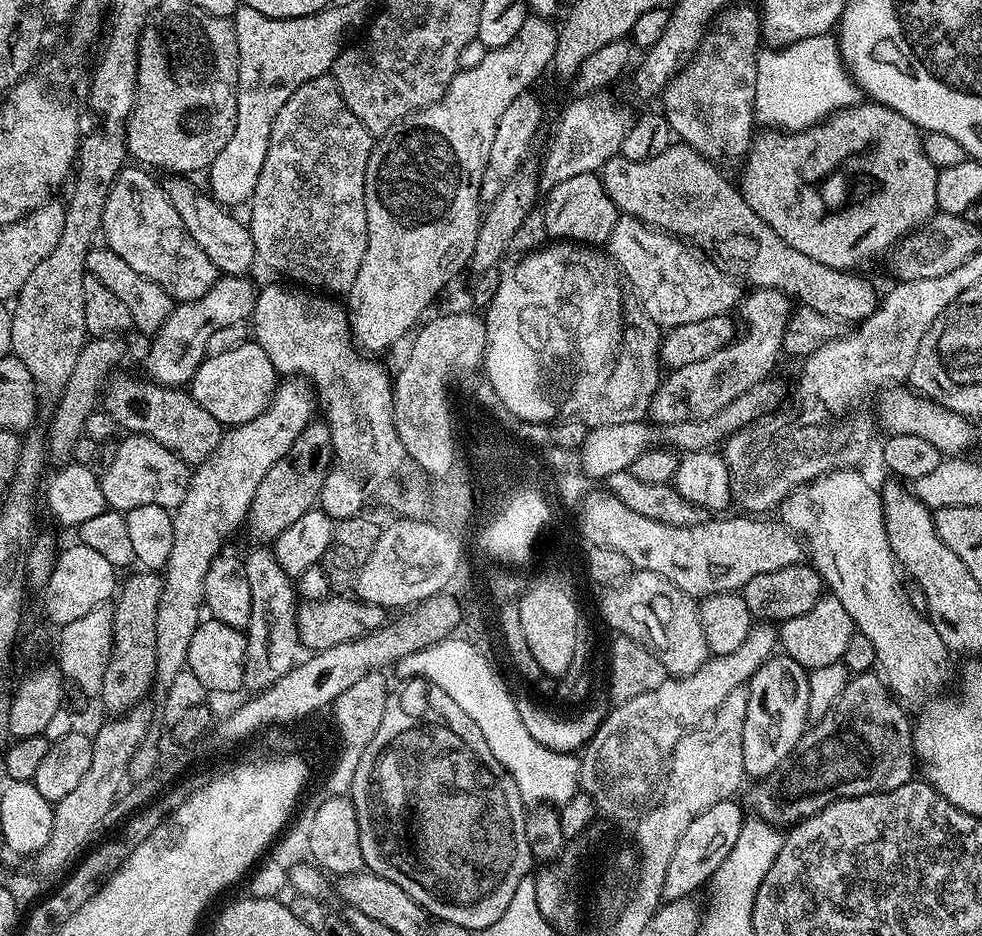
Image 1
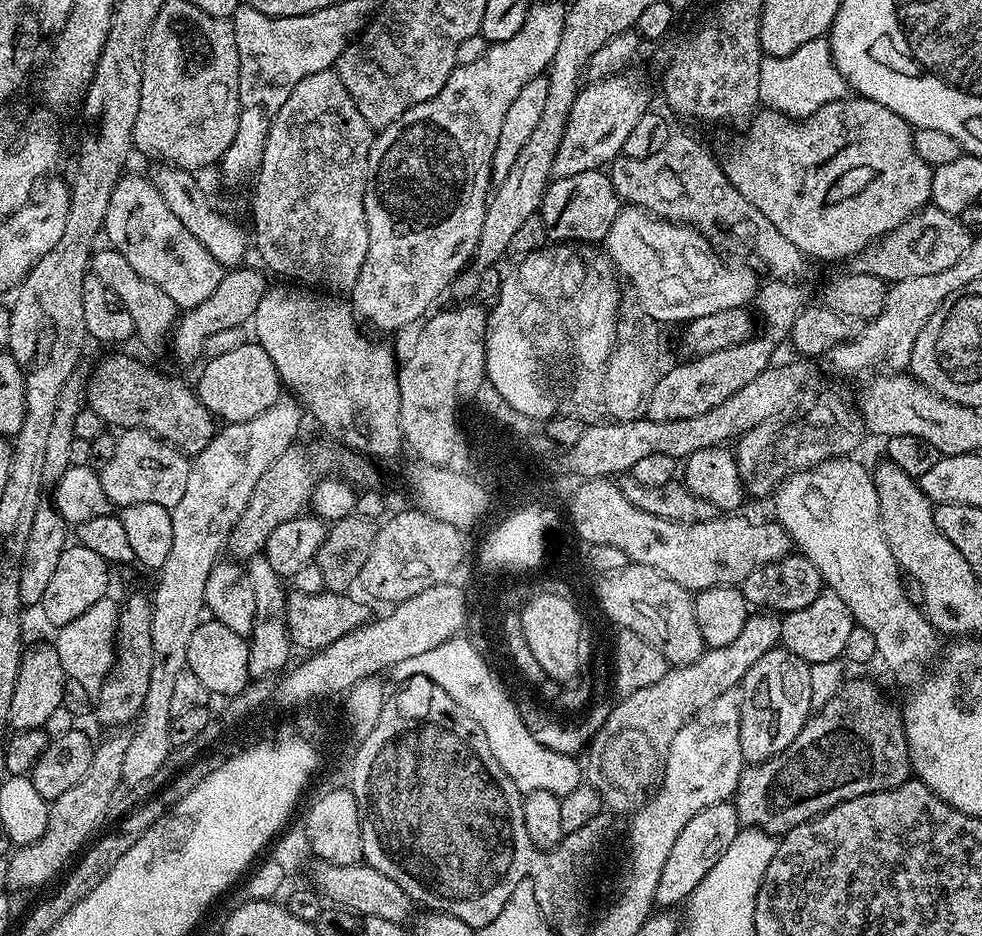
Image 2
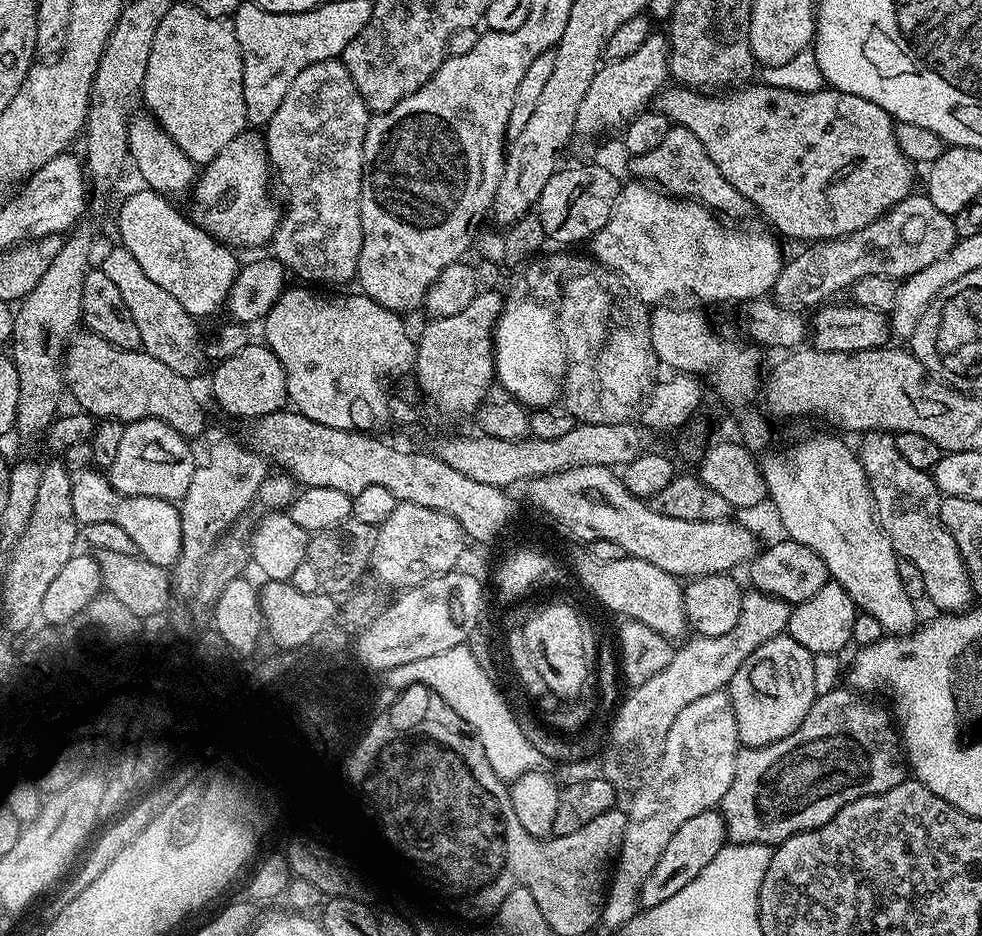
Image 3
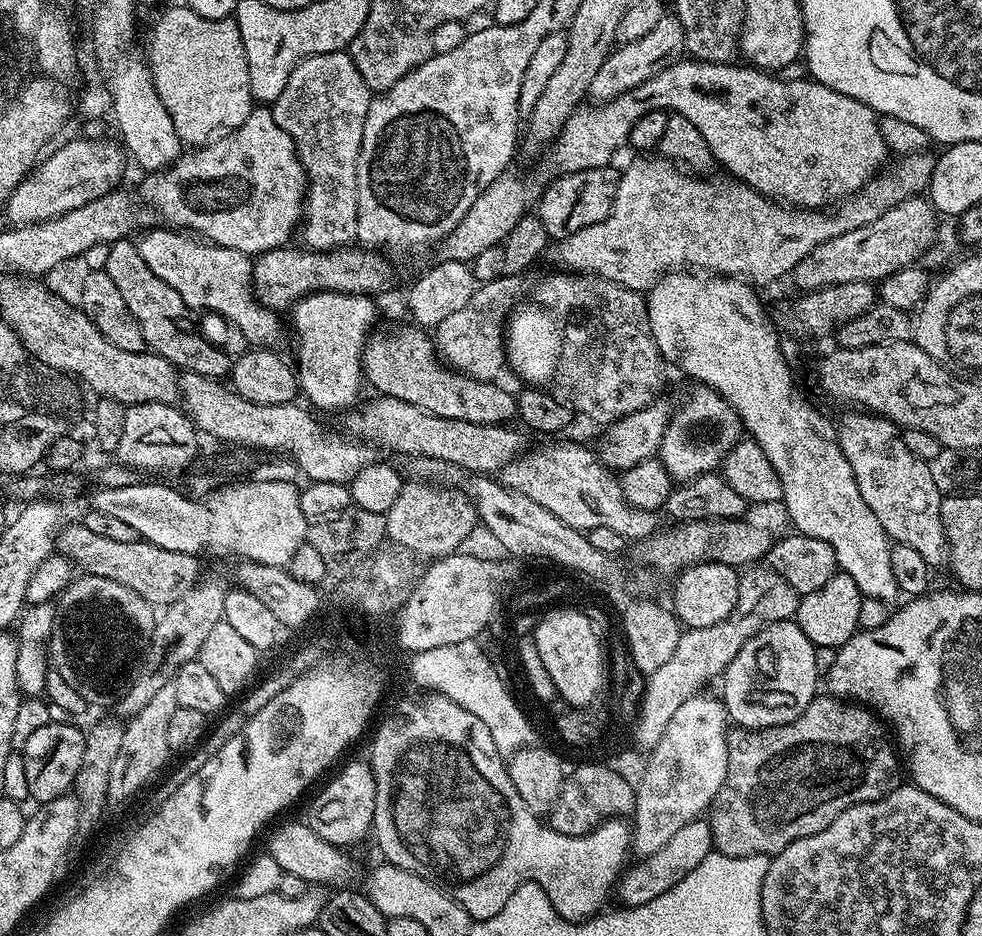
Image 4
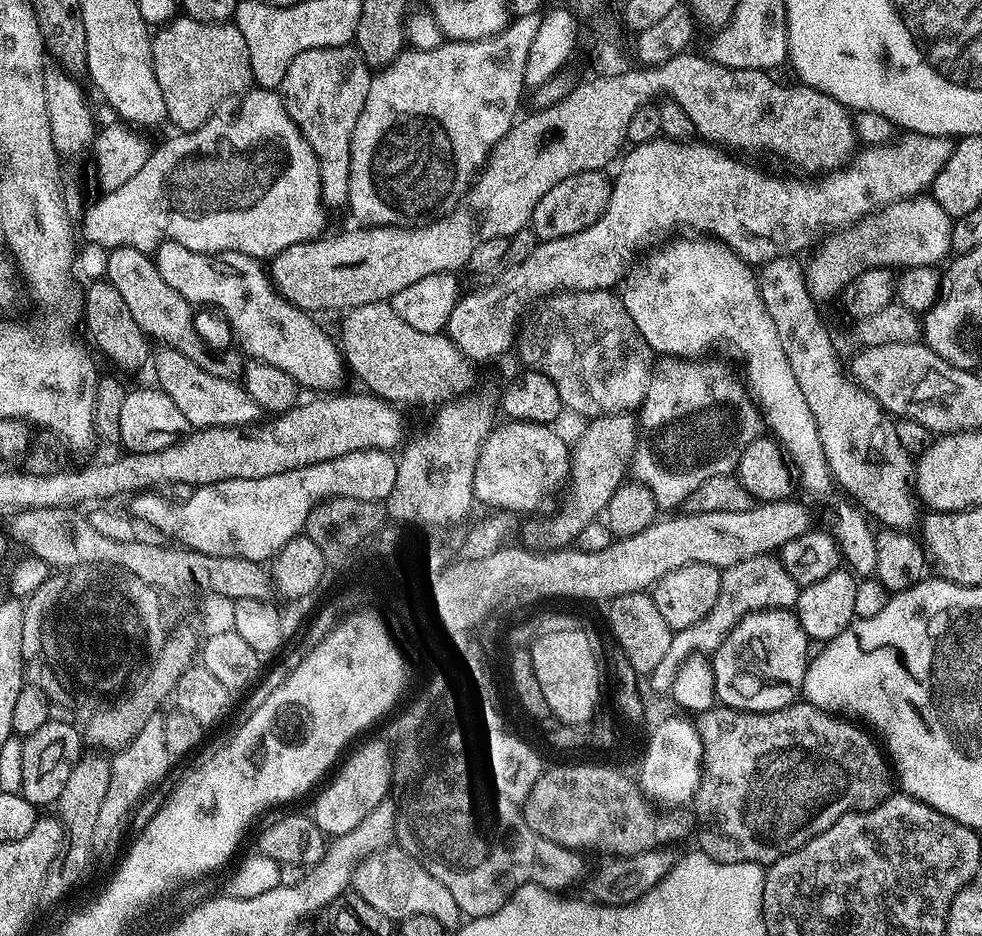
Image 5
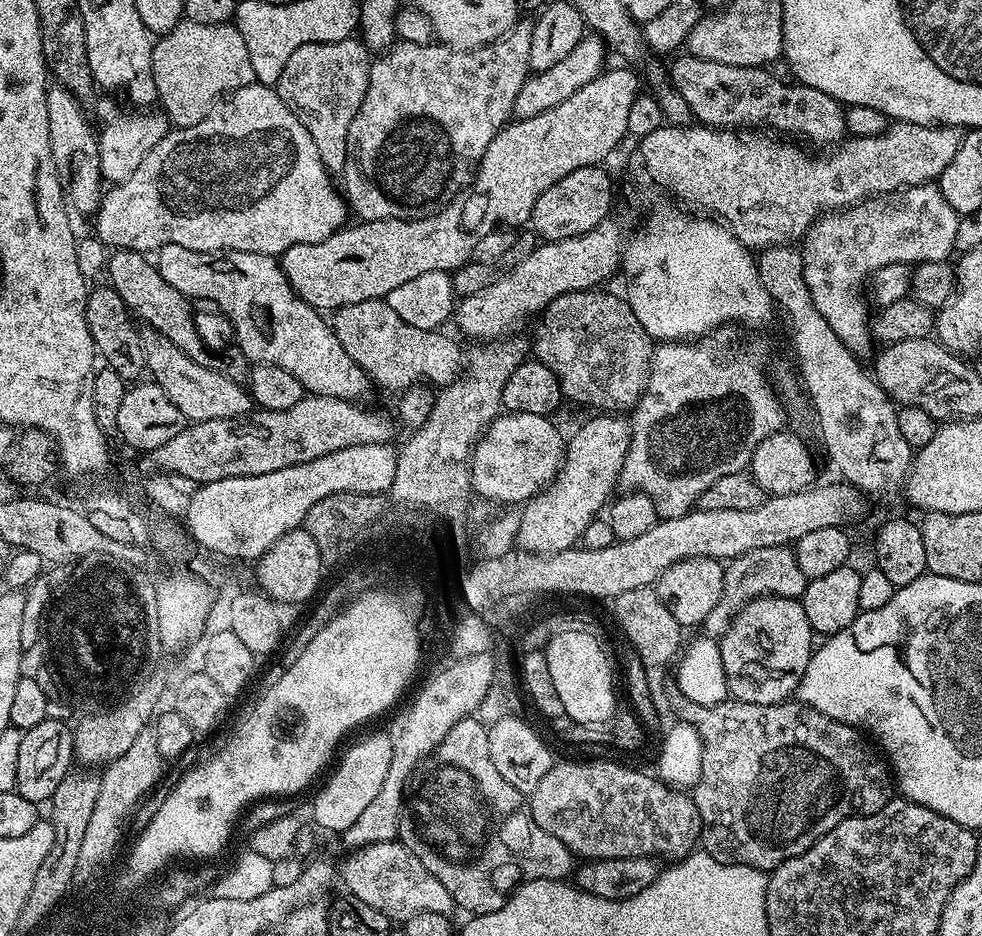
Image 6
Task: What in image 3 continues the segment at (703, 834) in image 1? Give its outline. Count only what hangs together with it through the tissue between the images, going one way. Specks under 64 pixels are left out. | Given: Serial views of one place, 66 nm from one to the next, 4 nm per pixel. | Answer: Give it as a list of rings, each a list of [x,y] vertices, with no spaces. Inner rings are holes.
[[[719,811],[694,814],[694,818],[690,818],[690,822],[686,822],[678,829],[678,834],[674,834],[674,838],[670,838],[665,853],[658,860],[658,866],[654,868],[650,878],[646,878],[646,882],[642,882],[641,909],[653,908],[658,906],[658,902],[666,902],[666,898],[678,894],[678,890],[682,890],[682,886],[686,886],[686,882],[694,882],[694,878],[698,878],[698,874],[702,874],[706,865],[714,862],[718,850],[724,848],[727,840],[728,831]]]

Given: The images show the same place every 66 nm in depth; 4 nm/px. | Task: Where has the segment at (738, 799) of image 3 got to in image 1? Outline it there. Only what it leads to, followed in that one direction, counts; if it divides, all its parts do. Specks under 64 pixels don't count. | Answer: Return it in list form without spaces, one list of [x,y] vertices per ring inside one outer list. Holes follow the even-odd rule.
[[[875,671],[858,672],[849,679],[846,690],[842,690],[842,694],[830,706],[830,710],[826,710],[826,714],[821,720],[815,721],[805,731],[804,737],[800,739],[794,746],[794,750],[776,767],[774,772],[765,777],[759,784],[760,793],[756,796],[756,808],[763,819],[773,822],[778,826],[791,826],[799,821],[804,820],[808,816],[812,816],[815,812],[822,811],[826,806],[830,806],[835,800],[845,800],[846,798],[854,798],[855,796],[865,796],[866,794],[878,794],[879,792],[889,792],[890,790],[898,790],[898,786],[909,783],[913,779],[912,767],[917,767],[918,761],[914,755],[912,747],[912,734],[914,731],[913,721],[908,721],[908,716],[904,713],[905,705],[901,703],[897,697],[893,696],[892,689],[888,687],[883,675],[877,674]]]

